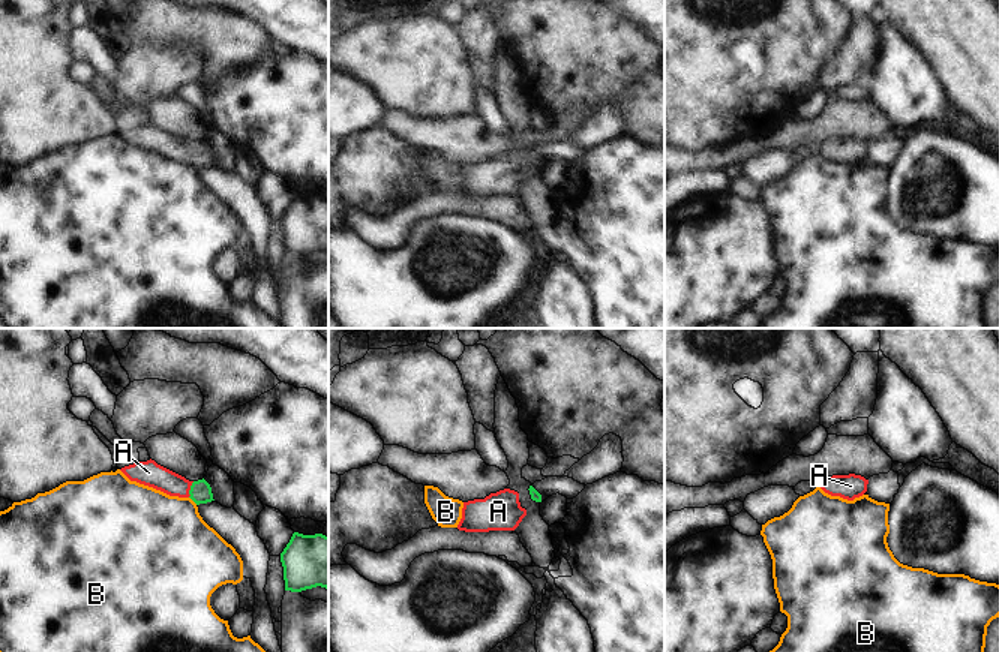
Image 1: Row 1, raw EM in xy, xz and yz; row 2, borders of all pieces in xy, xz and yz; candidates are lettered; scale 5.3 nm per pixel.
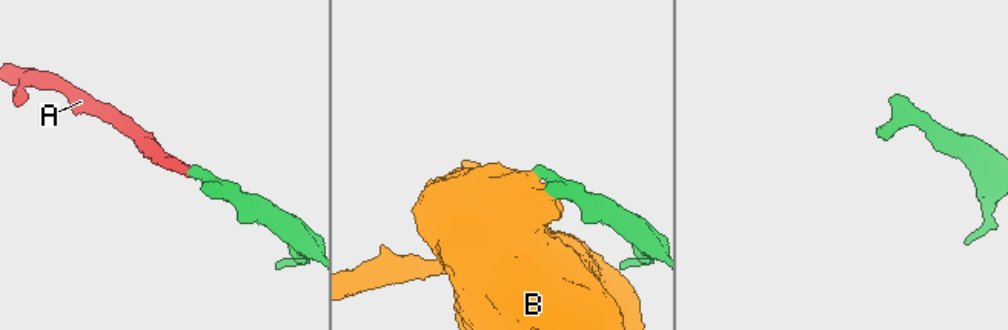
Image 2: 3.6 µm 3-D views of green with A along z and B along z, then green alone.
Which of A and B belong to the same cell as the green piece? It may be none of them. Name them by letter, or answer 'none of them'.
A

